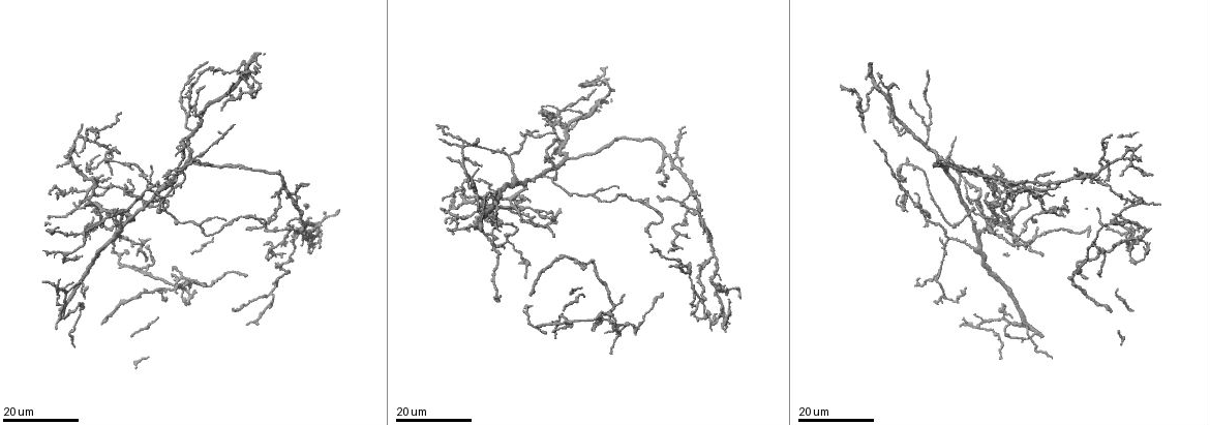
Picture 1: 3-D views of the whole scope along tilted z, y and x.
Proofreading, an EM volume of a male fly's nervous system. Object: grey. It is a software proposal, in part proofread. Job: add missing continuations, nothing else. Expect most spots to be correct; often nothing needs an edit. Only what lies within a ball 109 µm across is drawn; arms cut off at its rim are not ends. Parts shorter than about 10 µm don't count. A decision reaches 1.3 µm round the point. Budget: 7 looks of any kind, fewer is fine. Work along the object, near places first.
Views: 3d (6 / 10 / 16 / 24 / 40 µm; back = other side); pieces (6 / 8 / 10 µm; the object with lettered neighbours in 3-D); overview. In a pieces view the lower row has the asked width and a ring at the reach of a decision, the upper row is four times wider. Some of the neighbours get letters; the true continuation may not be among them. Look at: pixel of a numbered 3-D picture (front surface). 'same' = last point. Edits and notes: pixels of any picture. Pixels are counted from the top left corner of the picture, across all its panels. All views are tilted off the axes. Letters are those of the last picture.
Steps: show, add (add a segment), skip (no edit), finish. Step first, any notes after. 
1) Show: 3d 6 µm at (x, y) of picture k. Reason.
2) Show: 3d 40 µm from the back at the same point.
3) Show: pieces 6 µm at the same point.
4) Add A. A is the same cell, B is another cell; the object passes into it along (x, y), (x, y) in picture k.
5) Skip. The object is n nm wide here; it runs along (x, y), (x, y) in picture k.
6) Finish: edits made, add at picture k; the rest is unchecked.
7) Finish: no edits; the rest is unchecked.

Show: 3d 16 µm at (1036, 221) of picture 1. Branch stops here.

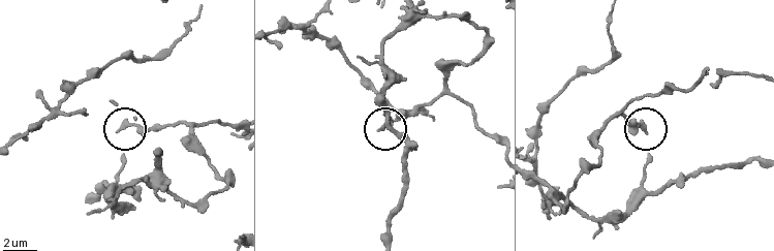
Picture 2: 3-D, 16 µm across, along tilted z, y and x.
Show: pieces 10 µm at (647, 129) of picture 2. What lies round it.

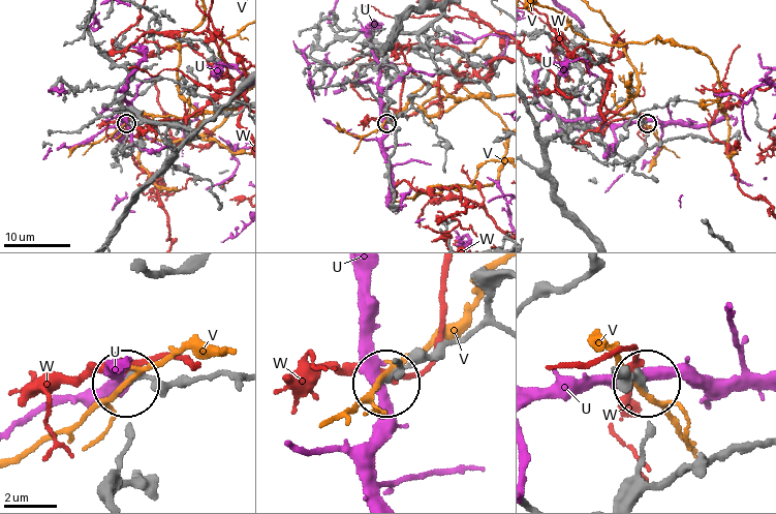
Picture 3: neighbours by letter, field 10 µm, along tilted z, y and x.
Skip. U, V and W are other cells; it runs along (239, 384), (217, 376), (131, 381) in picture 3; no lettered segment goes on from it.

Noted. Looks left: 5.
Show: 3d 16 µm at (181, 160) of picture 1. Branch stops here.

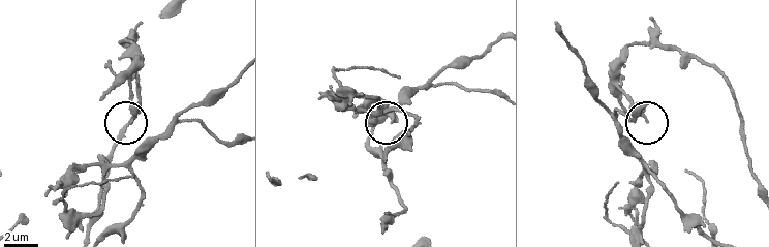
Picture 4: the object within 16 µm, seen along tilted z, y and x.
Show: pieces 10 µm at (131, 119) of picture 4. See the neighbours.

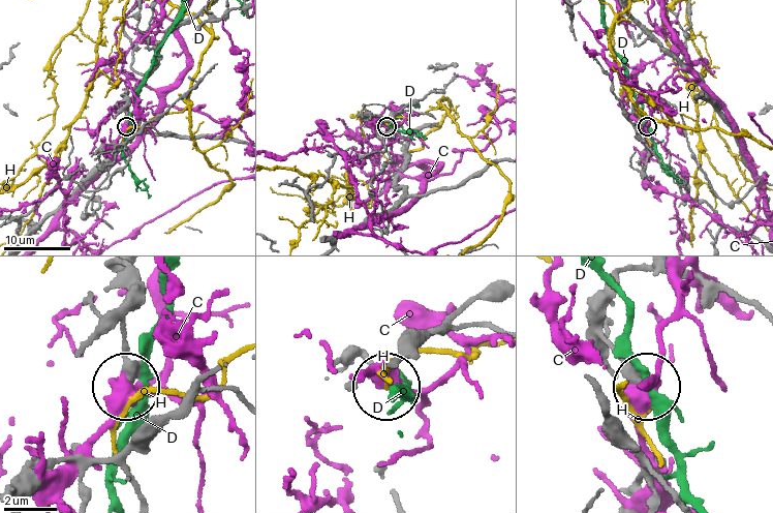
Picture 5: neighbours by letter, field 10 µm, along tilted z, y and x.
Skip. C, D and H are other cells; no lettered segment goes on from it.

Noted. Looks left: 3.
Show: 3d 24 µm at (266, 221) of picture 1. An open end.

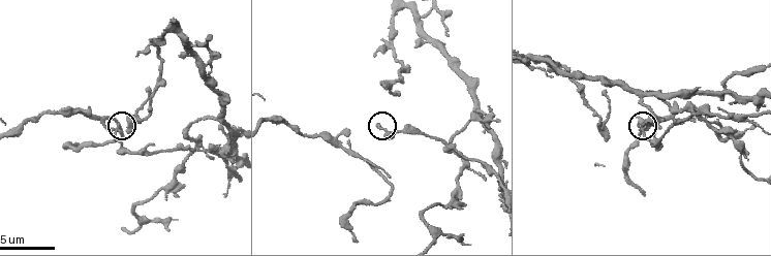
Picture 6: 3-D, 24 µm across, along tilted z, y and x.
Show: pieces 8 µm at (120, 126) of picture 6.

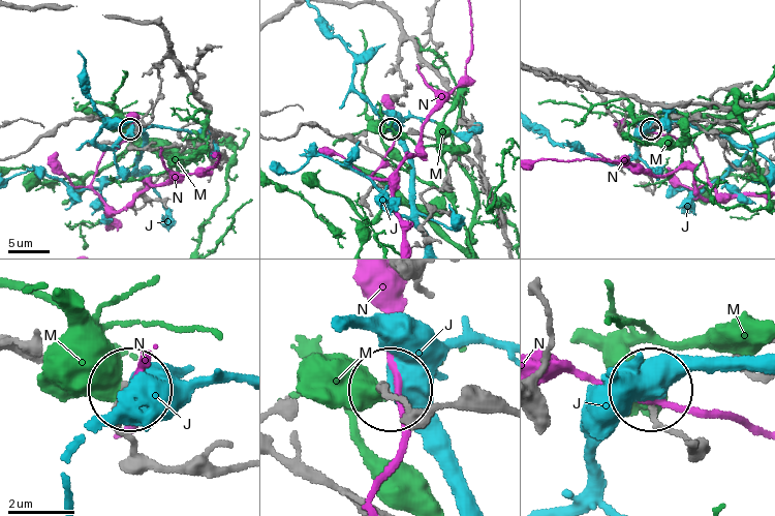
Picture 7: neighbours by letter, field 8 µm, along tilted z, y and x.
Skip. J, M and N are other cells; no lettered segment goes on from it.

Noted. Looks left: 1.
Finish: no edits; the rest is unchecked.

